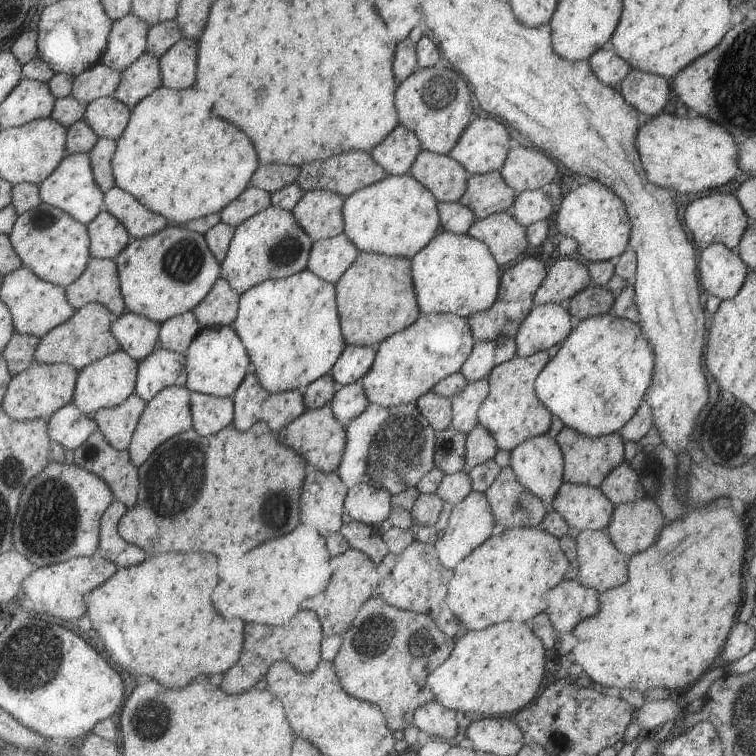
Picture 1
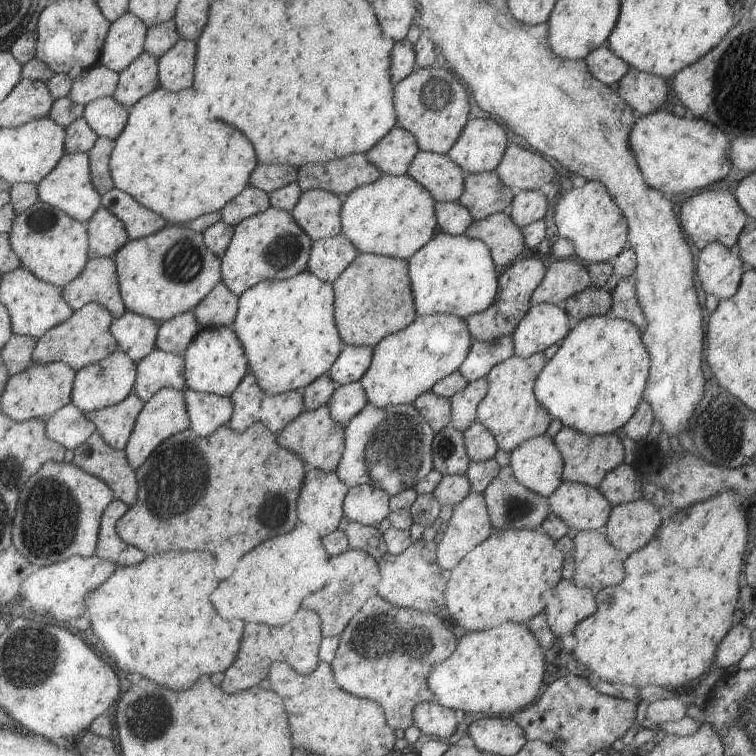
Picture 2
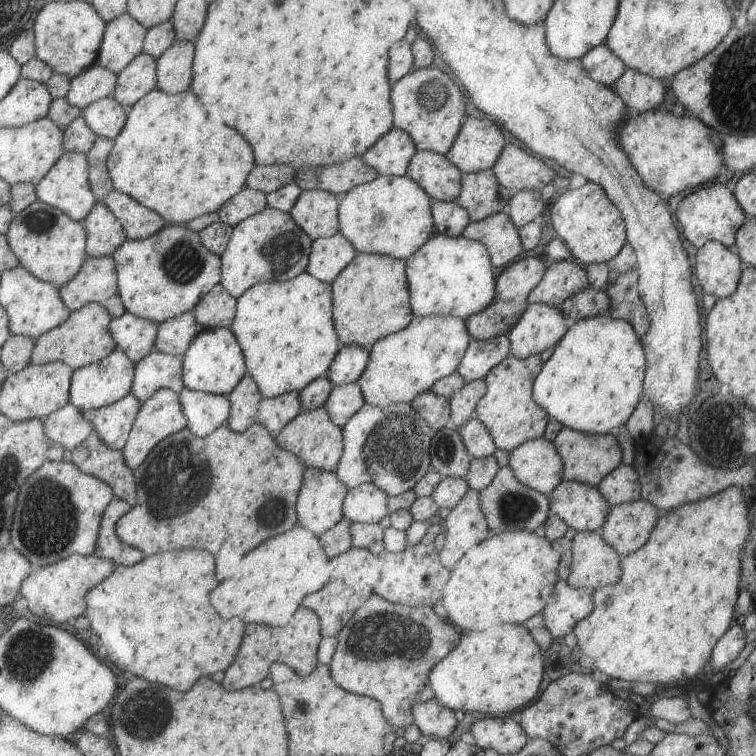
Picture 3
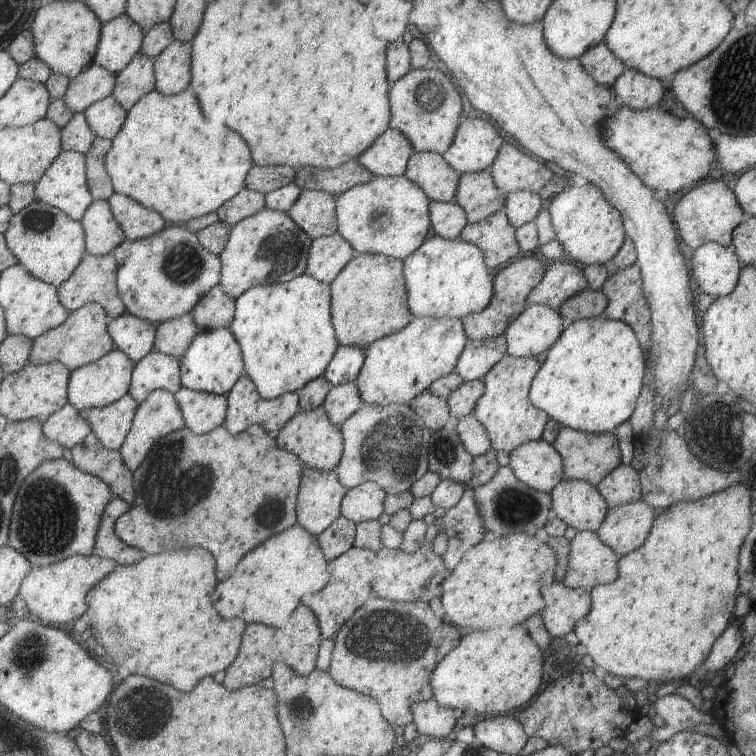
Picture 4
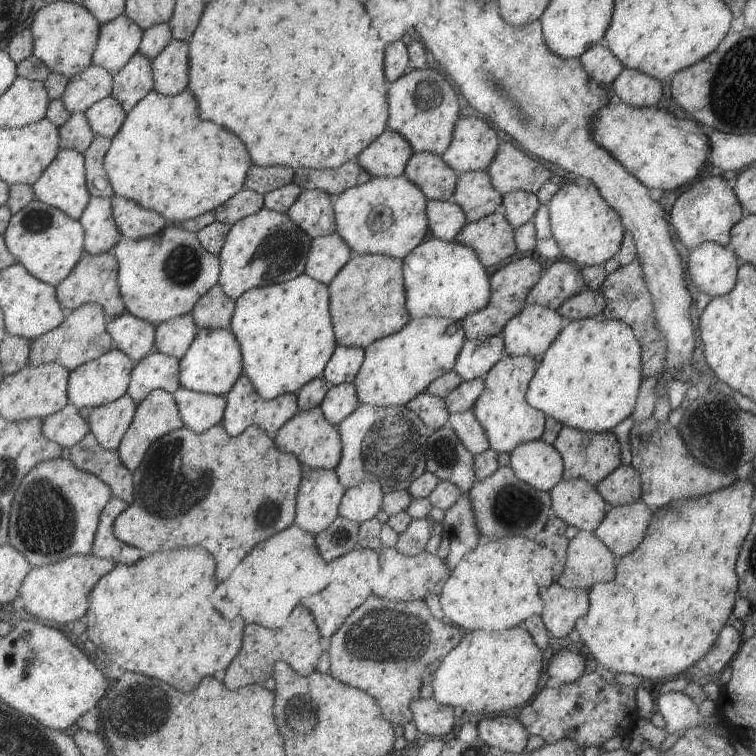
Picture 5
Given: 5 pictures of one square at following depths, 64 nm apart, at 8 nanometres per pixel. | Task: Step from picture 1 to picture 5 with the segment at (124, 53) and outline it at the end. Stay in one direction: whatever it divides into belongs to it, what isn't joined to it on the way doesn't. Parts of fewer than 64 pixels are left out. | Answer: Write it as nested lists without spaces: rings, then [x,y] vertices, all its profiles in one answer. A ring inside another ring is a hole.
[[[124,14],[100,25],[91,65],[97,65],[113,76],[135,54],[142,30]]]

